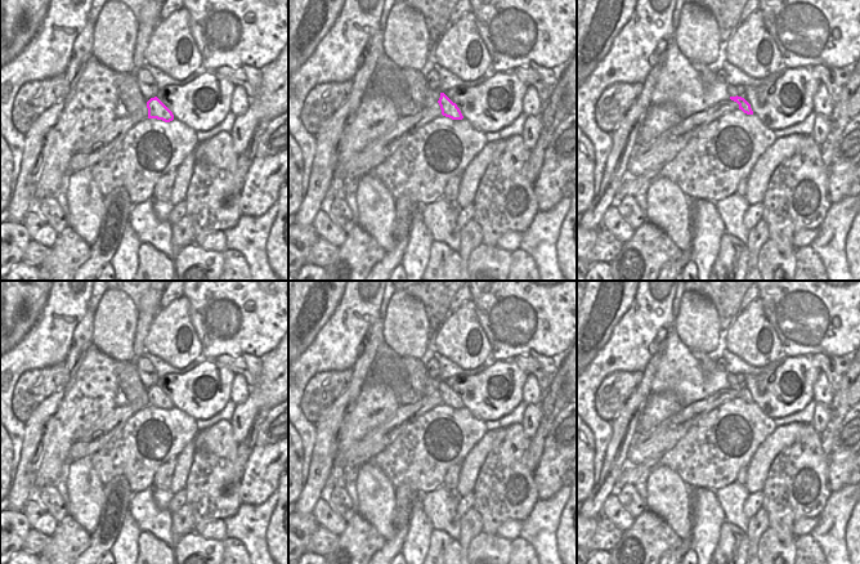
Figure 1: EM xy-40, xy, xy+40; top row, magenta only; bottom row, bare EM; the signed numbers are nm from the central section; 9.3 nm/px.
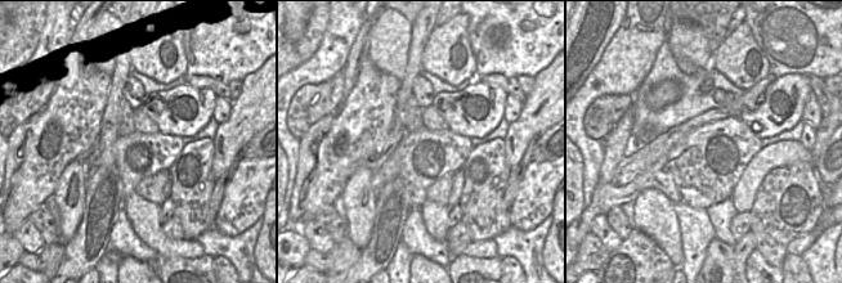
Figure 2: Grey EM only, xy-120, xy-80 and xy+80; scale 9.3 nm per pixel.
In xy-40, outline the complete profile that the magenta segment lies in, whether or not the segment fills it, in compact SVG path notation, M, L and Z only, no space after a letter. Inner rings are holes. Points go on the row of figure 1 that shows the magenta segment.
M151 98L147 102L148 108L148 118L157 118L165 122L170 122L174 120L173 112L157 98Z

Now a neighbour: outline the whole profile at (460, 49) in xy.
M470 10L451 23L435 42L434 59L462 81L475 81L492 67L491 54Z

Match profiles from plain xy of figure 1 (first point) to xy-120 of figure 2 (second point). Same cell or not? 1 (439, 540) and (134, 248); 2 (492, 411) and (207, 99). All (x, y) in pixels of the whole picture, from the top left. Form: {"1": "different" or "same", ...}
{"1": "different", "2": "same"}

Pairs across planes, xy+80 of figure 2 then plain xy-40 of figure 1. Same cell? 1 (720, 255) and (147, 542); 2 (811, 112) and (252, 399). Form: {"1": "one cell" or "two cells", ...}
{"1": "one cell", "2": "two cells"}

